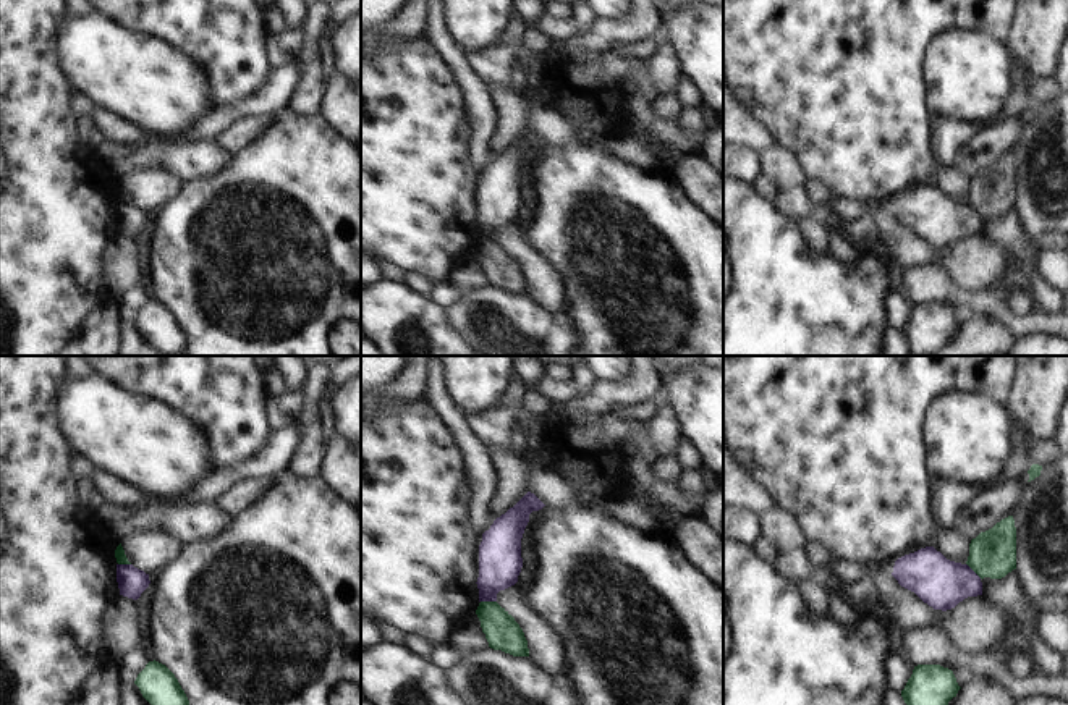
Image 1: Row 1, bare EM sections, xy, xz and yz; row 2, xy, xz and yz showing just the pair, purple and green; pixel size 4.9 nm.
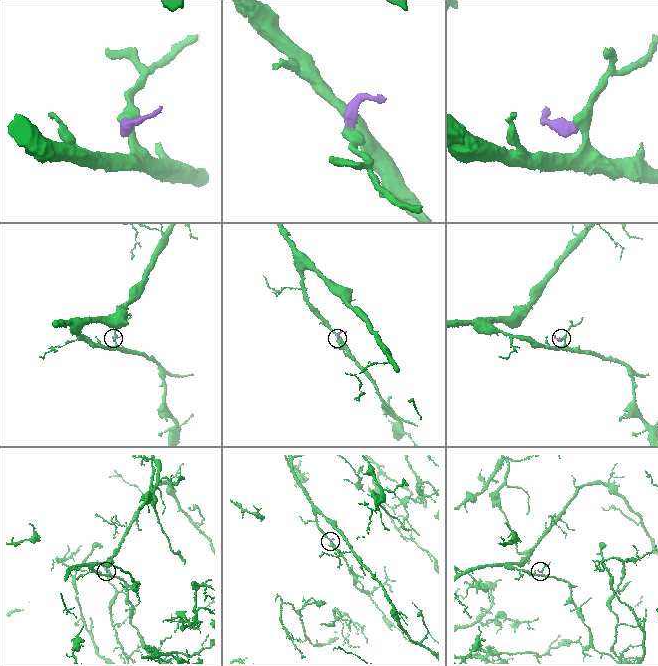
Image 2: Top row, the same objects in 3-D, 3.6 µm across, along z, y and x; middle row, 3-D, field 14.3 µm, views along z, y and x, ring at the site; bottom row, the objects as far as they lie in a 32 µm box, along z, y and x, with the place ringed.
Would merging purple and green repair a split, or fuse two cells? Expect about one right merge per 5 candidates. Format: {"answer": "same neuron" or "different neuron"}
{"answer": "different neuron"}

